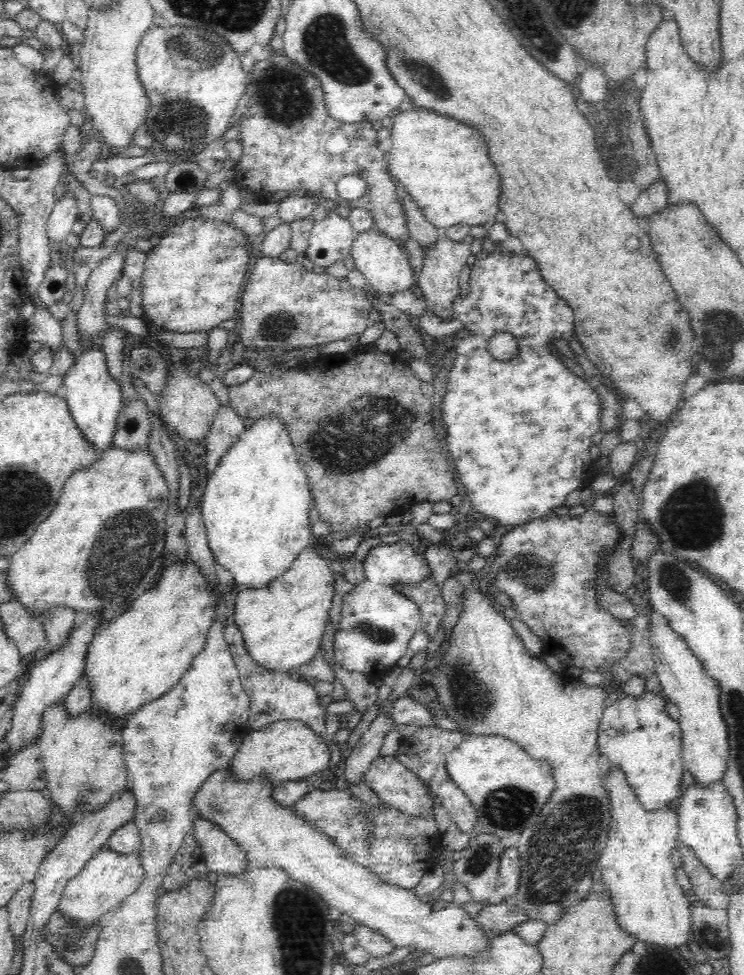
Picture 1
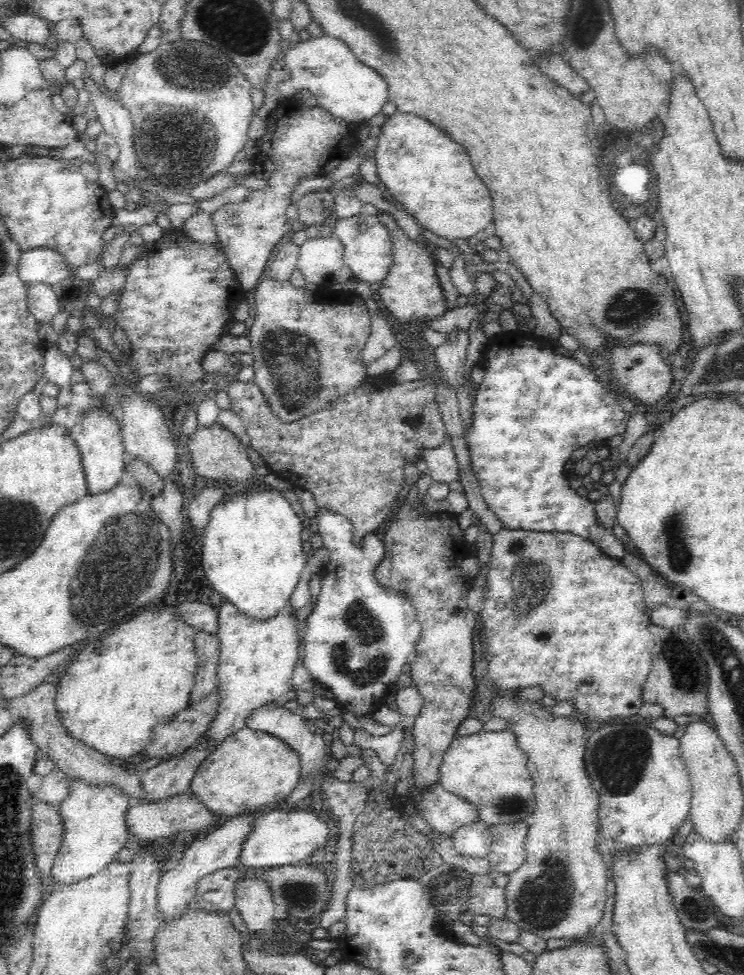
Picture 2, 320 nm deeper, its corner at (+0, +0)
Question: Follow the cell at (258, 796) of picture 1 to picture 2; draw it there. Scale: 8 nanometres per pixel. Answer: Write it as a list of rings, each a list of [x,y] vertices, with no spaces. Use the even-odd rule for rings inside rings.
[[[187,792],[156,803],[138,805],[131,803],[126,814],[126,825],[128,825],[128,832],[132,832],[140,842],[152,843],[155,839],[169,837],[184,830],[196,832],[196,830],[208,830],[214,826],[217,828],[225,819],[224,815],[214,813],[207,804],[203,804],[199,796]]]

